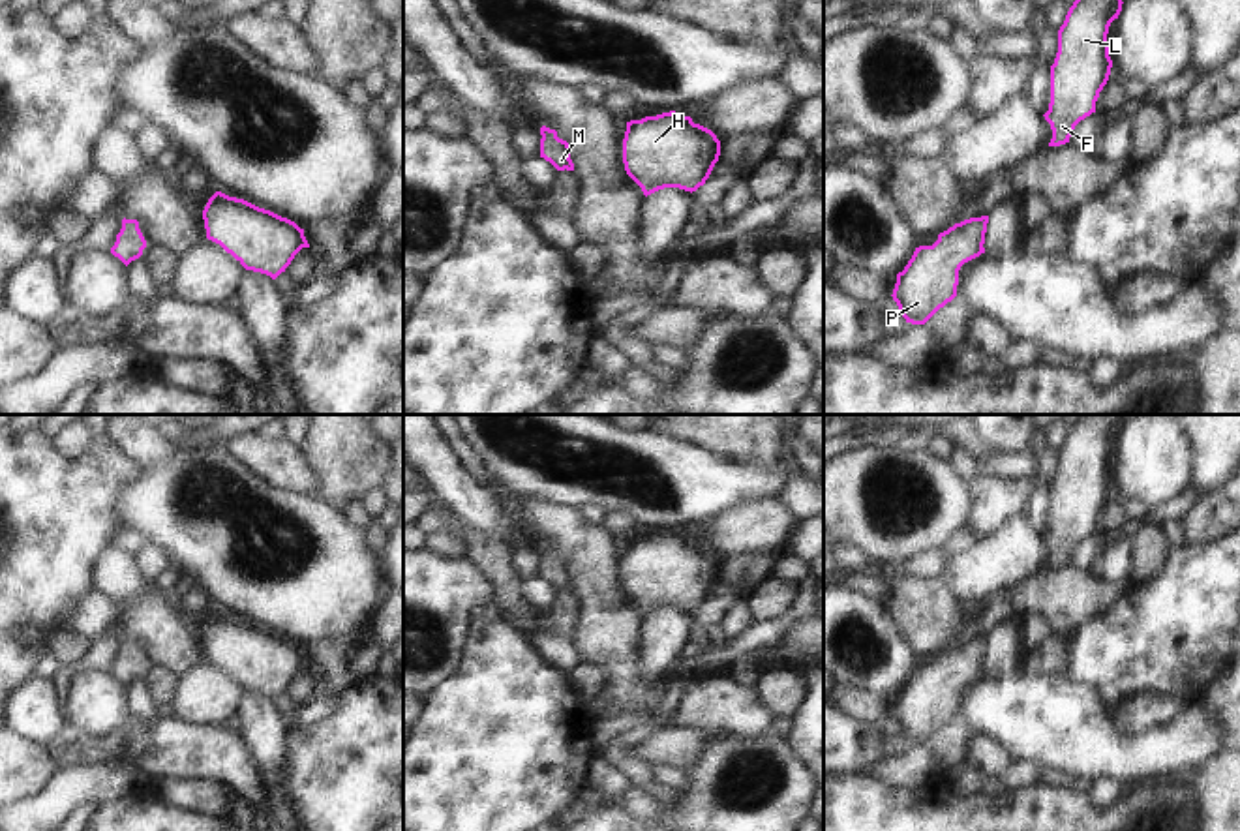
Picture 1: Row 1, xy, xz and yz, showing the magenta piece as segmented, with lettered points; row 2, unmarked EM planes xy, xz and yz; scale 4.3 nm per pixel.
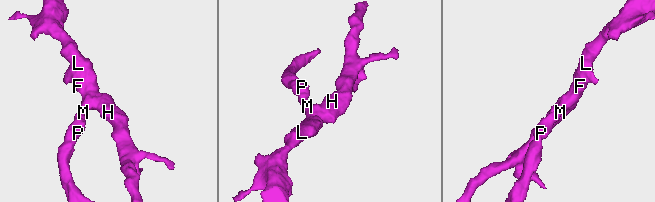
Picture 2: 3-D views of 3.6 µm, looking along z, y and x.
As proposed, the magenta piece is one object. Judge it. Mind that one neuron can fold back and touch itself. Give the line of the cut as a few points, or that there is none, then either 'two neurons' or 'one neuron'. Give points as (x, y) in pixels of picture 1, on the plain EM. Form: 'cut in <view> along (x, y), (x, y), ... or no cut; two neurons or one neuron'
no cut; one neuron

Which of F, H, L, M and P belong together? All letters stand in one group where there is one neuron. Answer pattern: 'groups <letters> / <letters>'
groups F H L M P

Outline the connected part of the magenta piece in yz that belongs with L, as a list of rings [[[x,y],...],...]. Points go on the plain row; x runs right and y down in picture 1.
[[[1079,415],[1058,450],[1058,473],[1051,486],[1049,567],[1069,563],[1075,546],[1096,533],[1112,480],[1107,454],[1122,431],[1120,415]]]

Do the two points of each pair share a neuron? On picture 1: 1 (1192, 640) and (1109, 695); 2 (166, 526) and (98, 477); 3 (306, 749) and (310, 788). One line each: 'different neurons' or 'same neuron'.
1: same neuron
2: different neurons
3: same neuron

